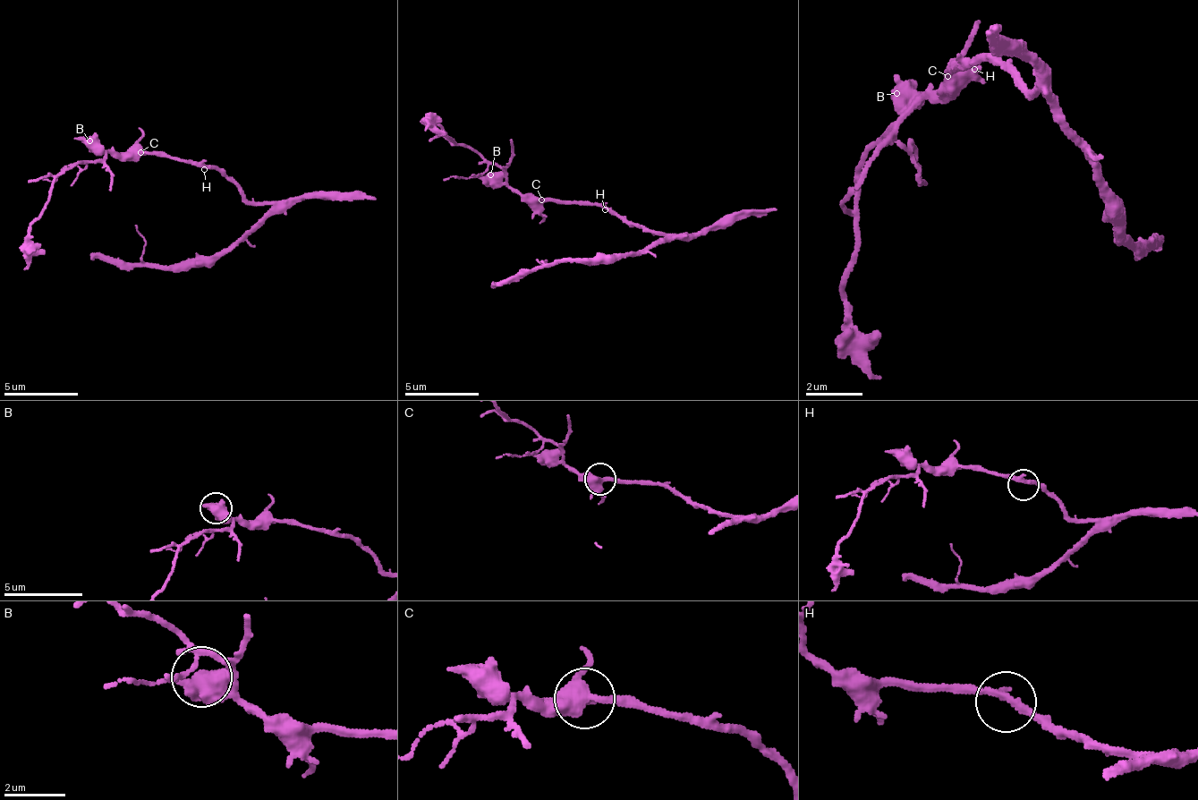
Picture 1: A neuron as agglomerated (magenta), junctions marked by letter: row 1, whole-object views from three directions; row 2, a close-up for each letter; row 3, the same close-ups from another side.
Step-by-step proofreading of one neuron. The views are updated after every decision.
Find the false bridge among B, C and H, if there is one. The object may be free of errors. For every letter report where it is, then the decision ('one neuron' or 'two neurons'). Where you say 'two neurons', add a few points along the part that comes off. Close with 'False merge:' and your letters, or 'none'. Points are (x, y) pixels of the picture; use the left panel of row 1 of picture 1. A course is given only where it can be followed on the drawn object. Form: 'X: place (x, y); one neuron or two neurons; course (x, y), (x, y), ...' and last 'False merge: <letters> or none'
B: place (89, 140); one neuron
C: place (140, 152); one neuron
H: place (204, 169); one neuron
False merge: none

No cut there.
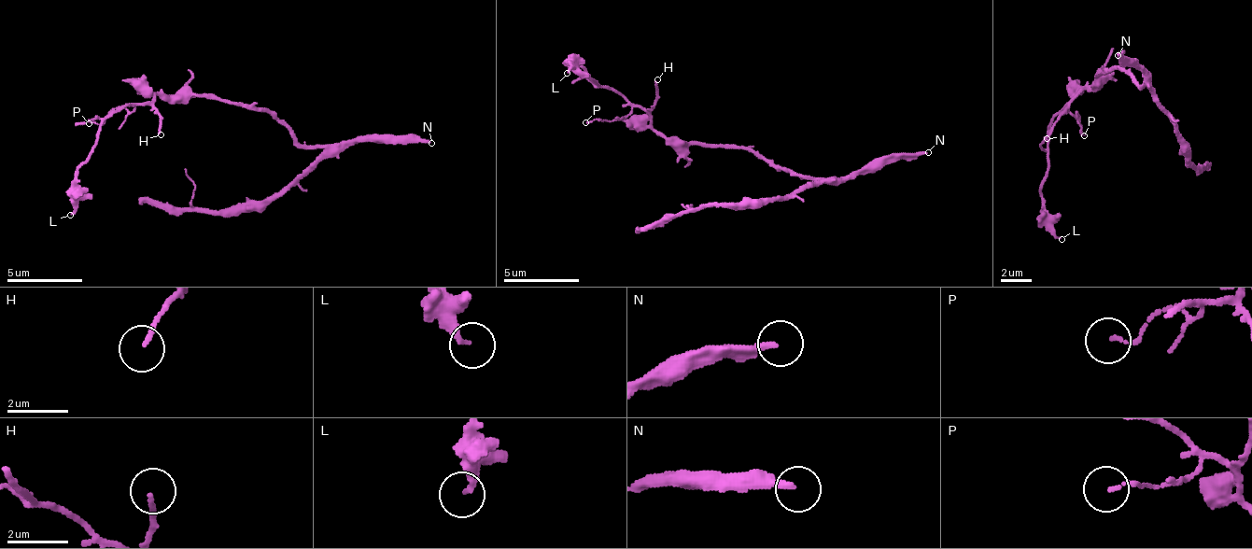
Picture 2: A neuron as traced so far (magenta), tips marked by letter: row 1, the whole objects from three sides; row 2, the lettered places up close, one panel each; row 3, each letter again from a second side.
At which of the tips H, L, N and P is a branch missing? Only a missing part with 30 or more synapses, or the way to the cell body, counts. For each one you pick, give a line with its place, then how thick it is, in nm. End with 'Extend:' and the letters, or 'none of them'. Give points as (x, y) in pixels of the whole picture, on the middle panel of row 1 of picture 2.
N: Place: (928, 152). Thickness 240 nm
Extend: N

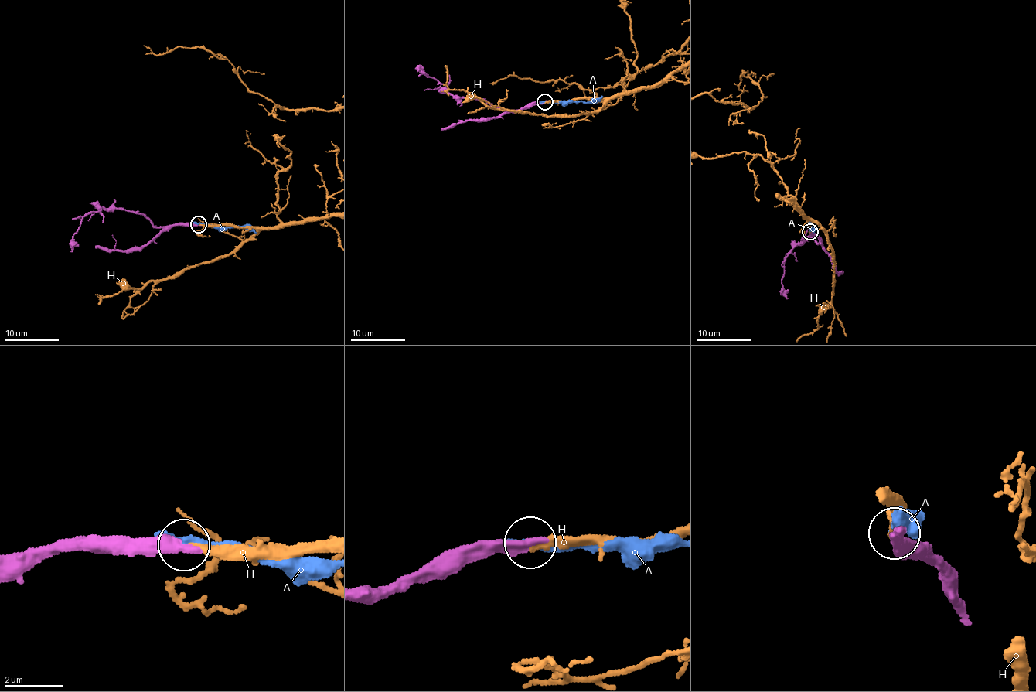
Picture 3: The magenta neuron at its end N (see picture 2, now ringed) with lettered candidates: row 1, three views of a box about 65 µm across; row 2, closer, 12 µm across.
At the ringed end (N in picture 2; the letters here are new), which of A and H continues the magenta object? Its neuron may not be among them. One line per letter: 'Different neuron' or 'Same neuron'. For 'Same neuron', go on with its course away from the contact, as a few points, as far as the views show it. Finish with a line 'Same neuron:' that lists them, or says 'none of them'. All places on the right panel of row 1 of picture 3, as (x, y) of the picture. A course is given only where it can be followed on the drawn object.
A: Different neuron
H: Same neuron
Same neuron: H

